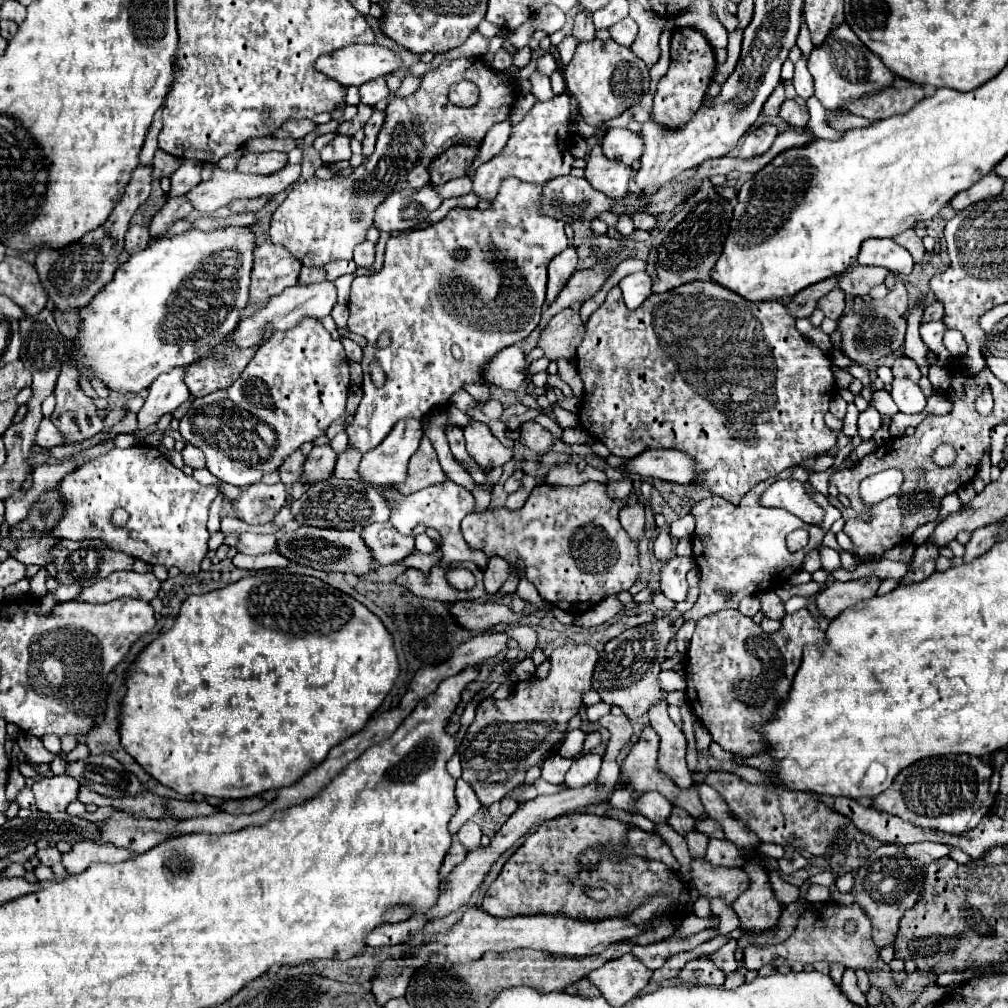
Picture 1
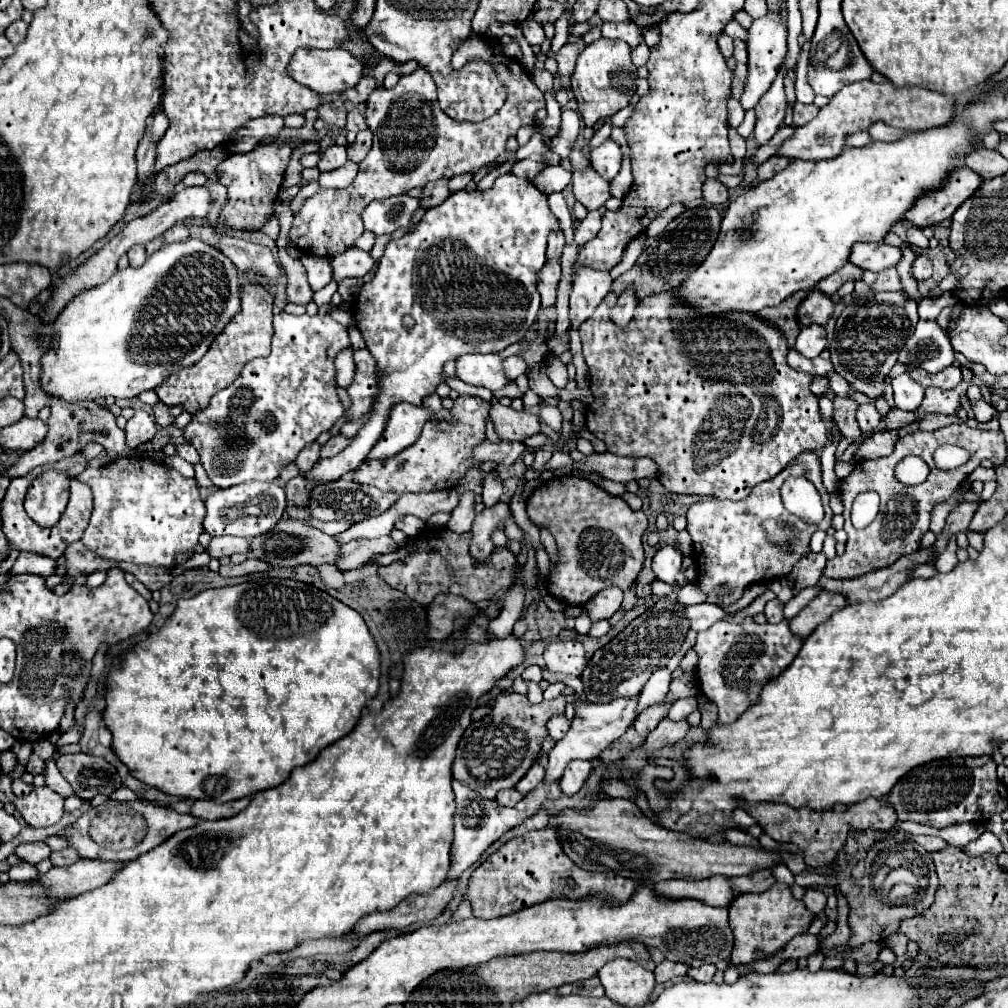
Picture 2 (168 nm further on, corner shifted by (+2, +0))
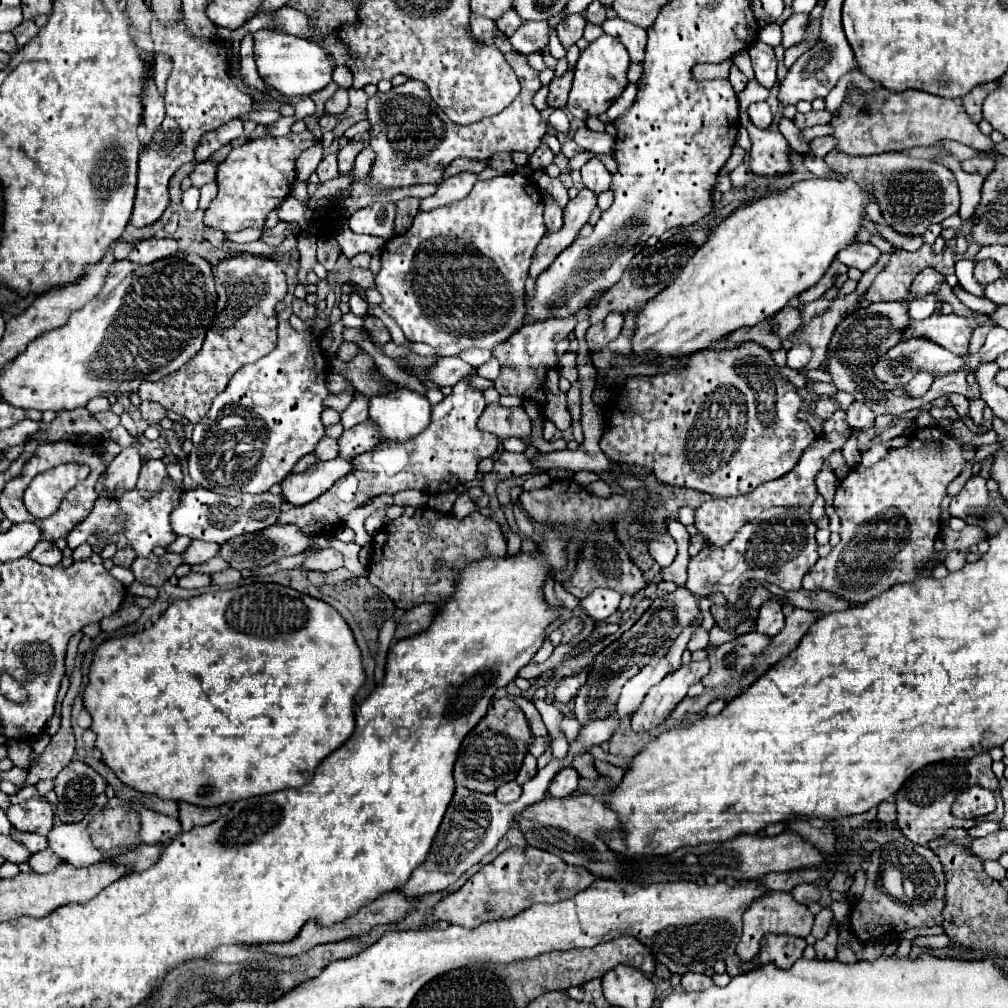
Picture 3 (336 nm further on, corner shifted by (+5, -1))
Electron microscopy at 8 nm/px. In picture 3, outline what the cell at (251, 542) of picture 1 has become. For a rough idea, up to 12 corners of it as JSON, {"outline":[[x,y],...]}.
{"outline":[[192,540],[184,564],[202,564],[218,554],[218,544]]}

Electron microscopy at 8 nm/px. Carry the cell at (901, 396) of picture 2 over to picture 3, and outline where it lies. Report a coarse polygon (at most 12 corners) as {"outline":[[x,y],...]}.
{"outline":[[928,372],[916,374],[906,384],[906,394],[924,396],[934,382]]}

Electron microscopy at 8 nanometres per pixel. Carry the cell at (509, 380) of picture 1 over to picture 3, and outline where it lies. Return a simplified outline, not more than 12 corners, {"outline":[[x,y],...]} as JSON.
{"outline":[[458,356],[438,358],[420,378],[436,386],[454,386],[474,372]]}

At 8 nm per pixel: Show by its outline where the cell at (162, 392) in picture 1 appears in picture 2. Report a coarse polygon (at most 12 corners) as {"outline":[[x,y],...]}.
{"outline":[[143,409],[127,421],[127,441],[133,447],[155,437],[153,417]]}

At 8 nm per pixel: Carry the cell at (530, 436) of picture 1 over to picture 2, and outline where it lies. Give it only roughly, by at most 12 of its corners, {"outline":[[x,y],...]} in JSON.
{"outline":[[493,405],[489,417],[503,441],[539,433],[529,411]]}

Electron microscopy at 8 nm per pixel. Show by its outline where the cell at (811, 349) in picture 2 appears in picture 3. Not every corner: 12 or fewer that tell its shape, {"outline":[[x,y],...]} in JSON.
{"outline":[[792,346],[786,366],[804,370],[812,356],[808,346]]}

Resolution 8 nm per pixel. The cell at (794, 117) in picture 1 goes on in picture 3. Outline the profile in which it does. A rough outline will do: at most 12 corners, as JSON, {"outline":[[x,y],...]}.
{"outline":[[812,110],[796,114],[794,124],[804,130],[816,124],[828,124],[832,112]]}

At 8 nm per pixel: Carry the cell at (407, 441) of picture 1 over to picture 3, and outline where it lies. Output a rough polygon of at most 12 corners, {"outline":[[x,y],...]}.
{"outline":[[410,388],[370,398],[384,440],[428,426],[430,402]]}

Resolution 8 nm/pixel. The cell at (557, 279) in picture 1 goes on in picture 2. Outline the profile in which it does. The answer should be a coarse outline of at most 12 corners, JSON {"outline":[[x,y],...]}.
{"outline":[[563,233],[549,235],[547,259],[559,259],[563,253]]}

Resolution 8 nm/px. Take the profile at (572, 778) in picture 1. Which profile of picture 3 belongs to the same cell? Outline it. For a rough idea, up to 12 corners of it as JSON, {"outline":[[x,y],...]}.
{"outline":[[562,768],[550,782],[552,798],[566,798],[576,792],[578,772]]}

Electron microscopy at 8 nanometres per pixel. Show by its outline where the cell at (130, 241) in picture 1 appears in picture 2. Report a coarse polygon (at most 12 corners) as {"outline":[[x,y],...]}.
{"outline":[[145,245],[127,251],[129,265],[141,267],[147,259]]}

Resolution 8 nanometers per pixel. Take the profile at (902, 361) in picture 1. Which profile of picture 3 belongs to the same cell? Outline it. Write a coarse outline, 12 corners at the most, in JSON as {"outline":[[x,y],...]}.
{"outline":[[952,394],[950,402],[960,418],[968,416],[968,400],[962,394]]}

